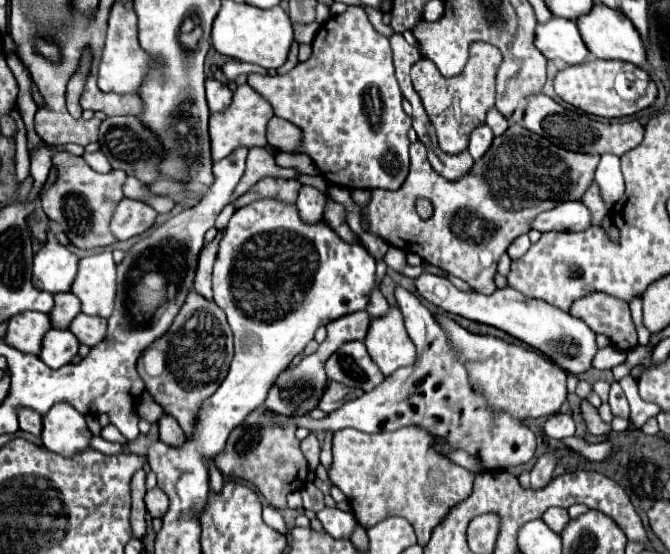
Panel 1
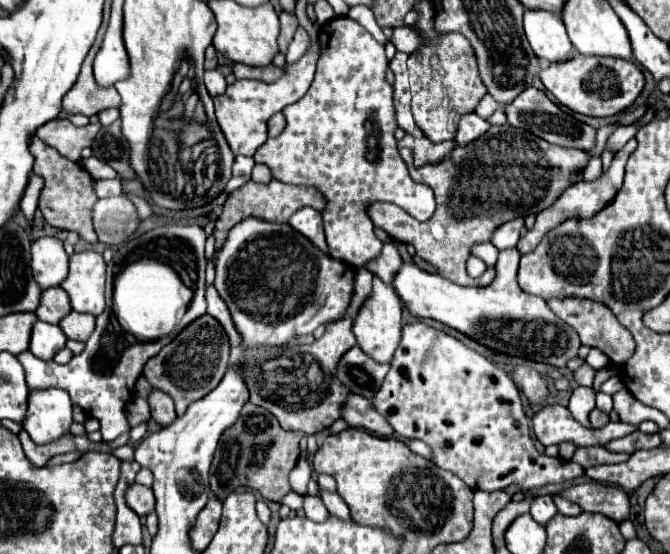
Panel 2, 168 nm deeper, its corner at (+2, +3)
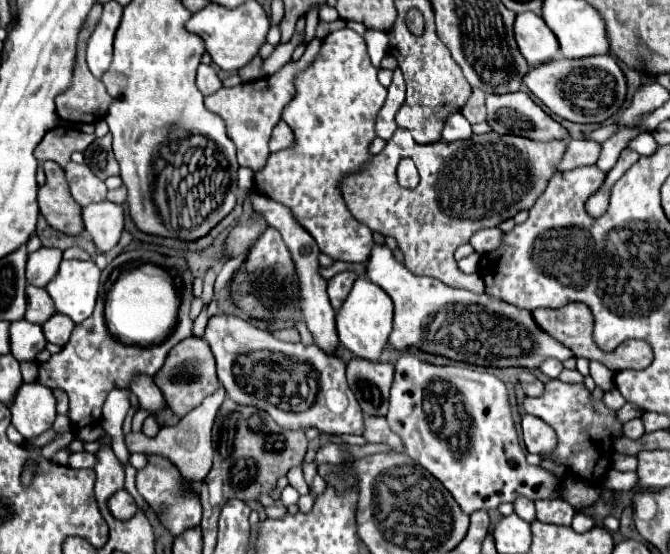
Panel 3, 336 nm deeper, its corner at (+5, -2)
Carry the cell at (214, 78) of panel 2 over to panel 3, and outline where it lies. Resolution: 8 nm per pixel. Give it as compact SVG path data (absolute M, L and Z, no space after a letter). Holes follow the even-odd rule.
M199 65L197 69L197 89L207 97L221 89L221 79L217 77L215 69L211 65Z

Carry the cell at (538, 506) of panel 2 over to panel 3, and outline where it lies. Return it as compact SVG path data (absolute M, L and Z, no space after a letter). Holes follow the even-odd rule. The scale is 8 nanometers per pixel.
M515 499L515 513L525 519L527 523L533 523L537 517L535 517L535 503L531 499Z

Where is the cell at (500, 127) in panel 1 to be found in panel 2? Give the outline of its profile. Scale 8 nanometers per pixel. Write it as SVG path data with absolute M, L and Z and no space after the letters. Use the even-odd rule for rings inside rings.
M486 94L486 96L482 98L482 102L476 106L474 112L476 112L480 118L488 118L488 116L492 116L496 110L498 110L496 100L494 100L490 94Z

